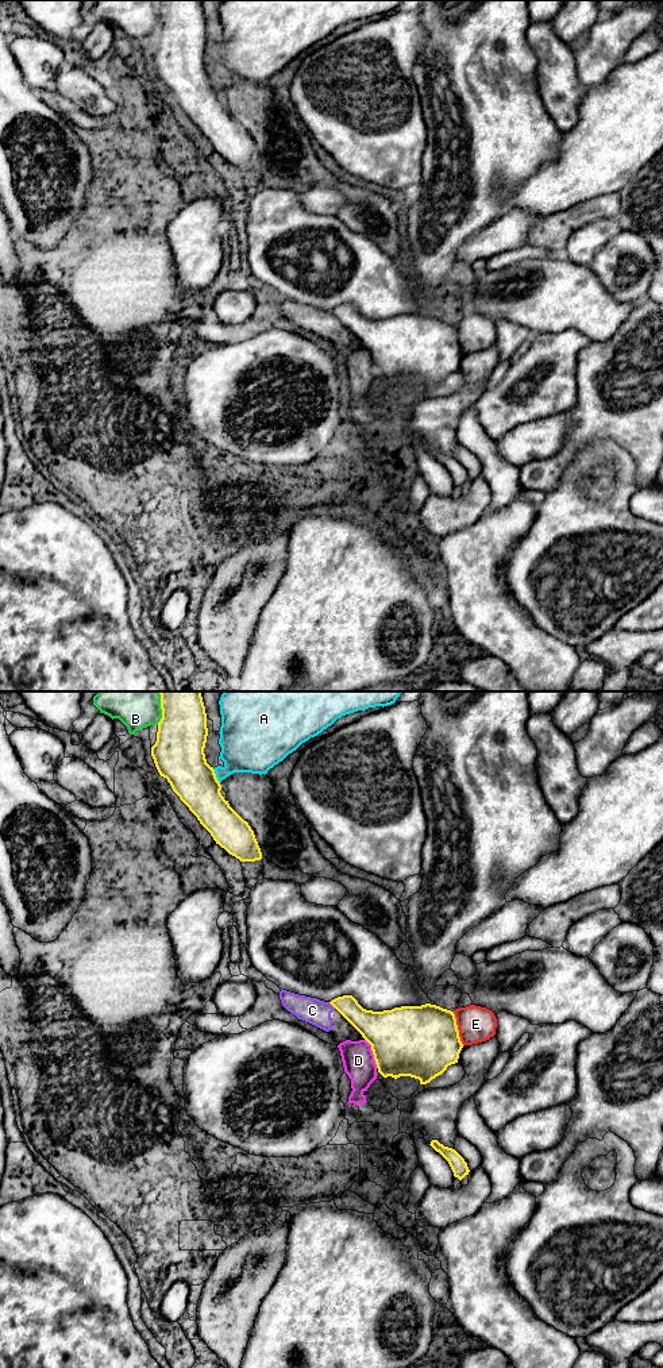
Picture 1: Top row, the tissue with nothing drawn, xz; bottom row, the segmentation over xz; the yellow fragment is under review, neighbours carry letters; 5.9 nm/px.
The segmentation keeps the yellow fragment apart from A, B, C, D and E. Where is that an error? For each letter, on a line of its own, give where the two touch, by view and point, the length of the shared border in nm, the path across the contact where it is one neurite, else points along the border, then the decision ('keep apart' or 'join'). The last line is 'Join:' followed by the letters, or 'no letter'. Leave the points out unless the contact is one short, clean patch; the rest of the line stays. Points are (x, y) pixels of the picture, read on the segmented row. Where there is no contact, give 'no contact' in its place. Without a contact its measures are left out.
A: meets yellow in xz at (215, 775); contact 100 nm long; keep apart
B: meets yellow in xz at (161, 708); contact 200 nm long; keep apart
C: meets yellow in xz at (332, 1005); contact 60 nm long; border along xz (328, 1002), (335, 1008); keep apart
D: meets yellow in xz at (373, 1054); contact 190 nm long; border along xz (365, 1039), (370, 1045), (377, 1067); keep apart
E: meets yellow in xz at (457, 1029); contact 220 nm long; keep apart
Join: no letter

